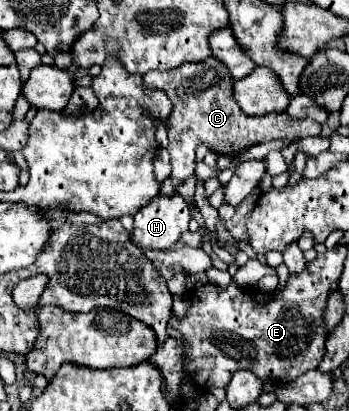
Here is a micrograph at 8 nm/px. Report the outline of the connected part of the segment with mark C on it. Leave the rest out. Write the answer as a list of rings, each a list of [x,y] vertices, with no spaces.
[[[206,58],[202,62],[186,62],[170,72],[150,72],[144,76],[146,86],[162,88],[170,102],[172,114],[168,118],[168,154],[172,162],[172,174],[162,184],[164,196],[174,196],[176,186],[190,176],[194,176],[194,150],[200,144],[206,144],[210,150],[222,156],[238,156],[248,146],[270,142],[270,140],[286,140],[296,142],[306,136],[320,136],[322,124],[314,122],[312,118],[294,120],[286,112],[270,114],[270,116],[248,116],[240,110],[238,102],[232,96],[232,78],[226,66],[216,58]]]

